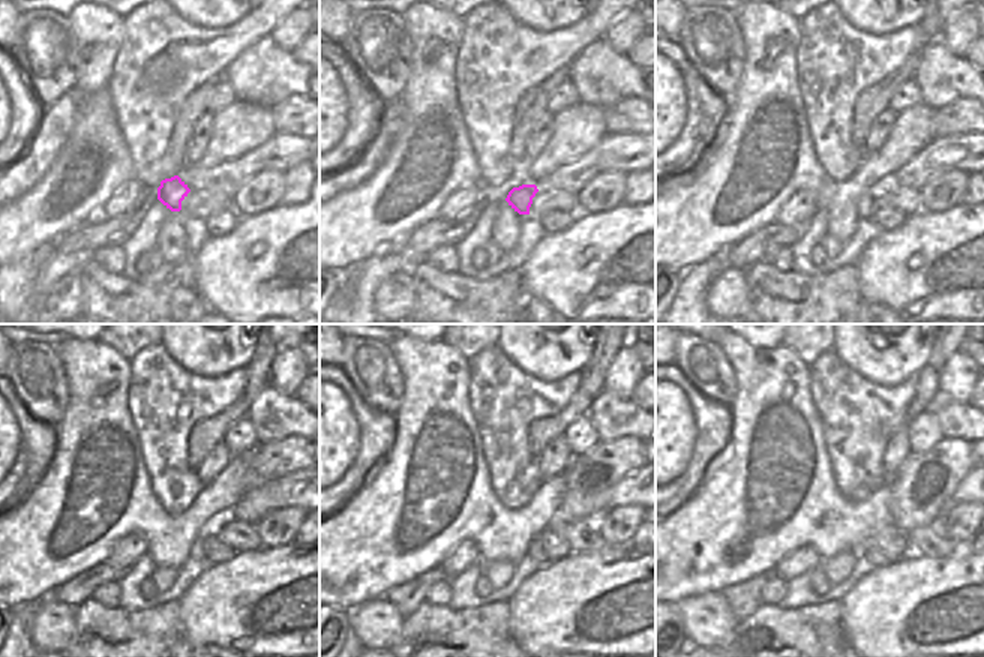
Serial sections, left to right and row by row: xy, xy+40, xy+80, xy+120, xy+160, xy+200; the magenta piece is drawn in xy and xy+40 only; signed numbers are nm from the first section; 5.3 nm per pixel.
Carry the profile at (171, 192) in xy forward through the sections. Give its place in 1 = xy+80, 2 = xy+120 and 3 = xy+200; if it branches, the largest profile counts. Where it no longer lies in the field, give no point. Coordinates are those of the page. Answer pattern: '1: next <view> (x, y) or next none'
1: next xy+80 (867, 207)
2: next xy+120 (197, 552)
3: next xy+200 (870, 551)

